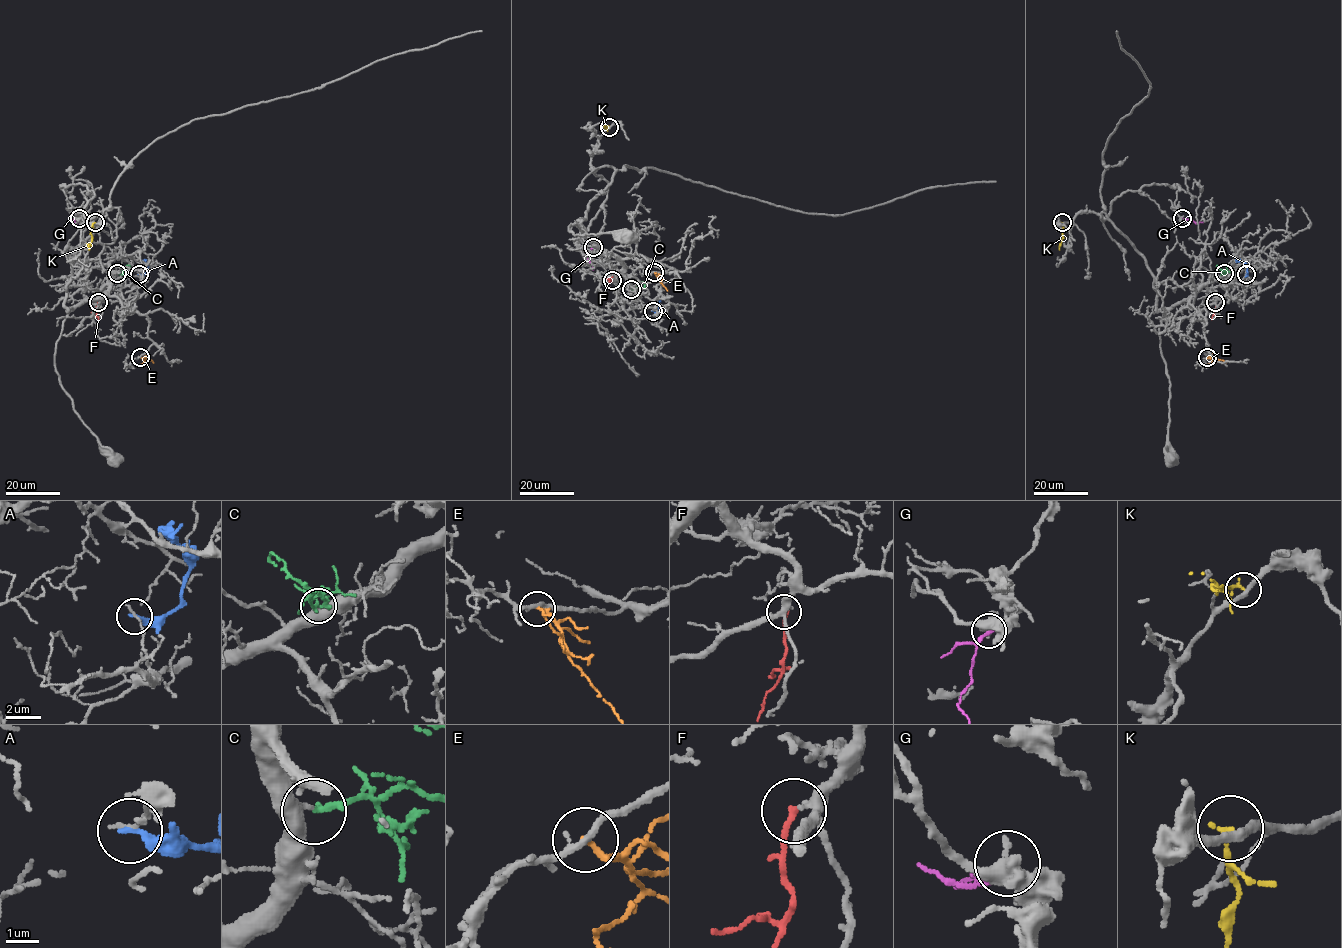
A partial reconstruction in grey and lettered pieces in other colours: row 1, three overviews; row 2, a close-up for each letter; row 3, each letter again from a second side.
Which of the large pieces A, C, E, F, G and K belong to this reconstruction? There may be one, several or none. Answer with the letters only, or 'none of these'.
C

